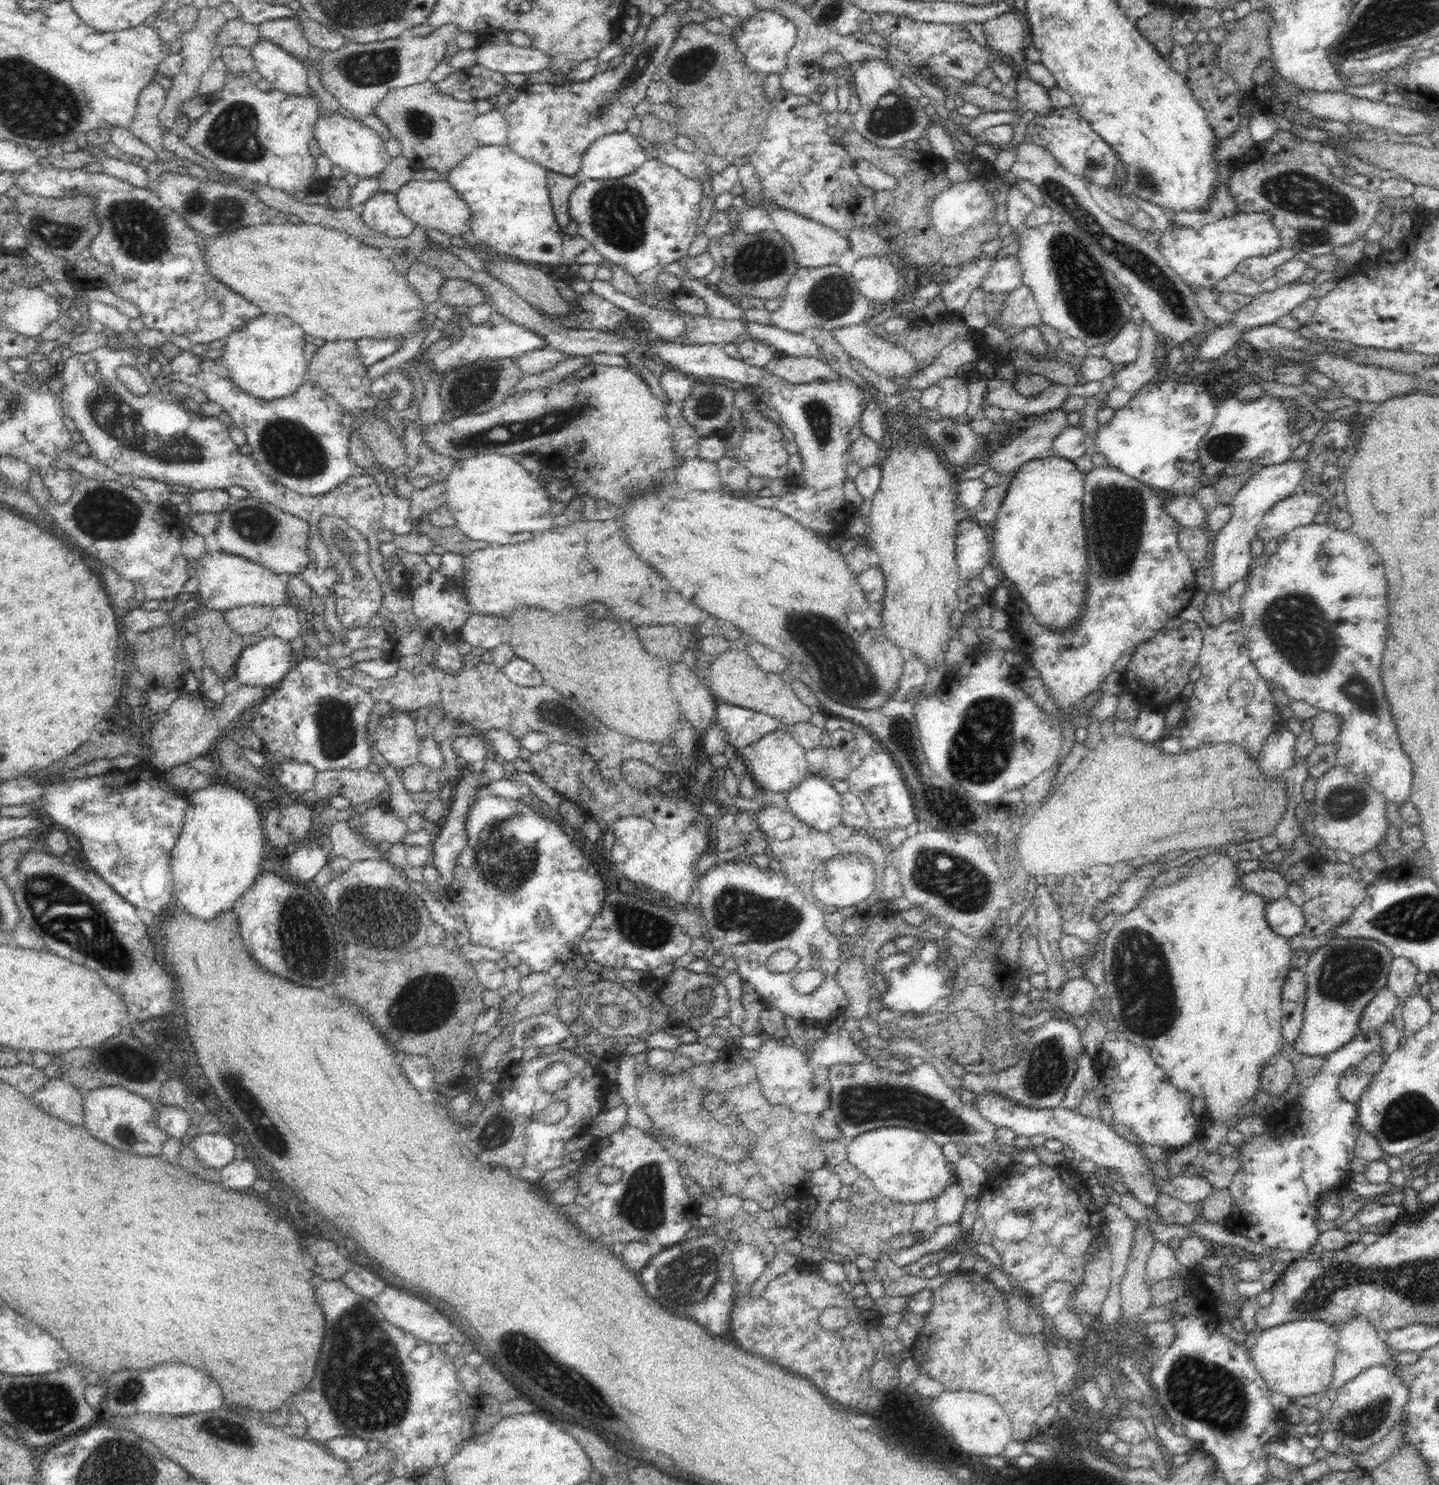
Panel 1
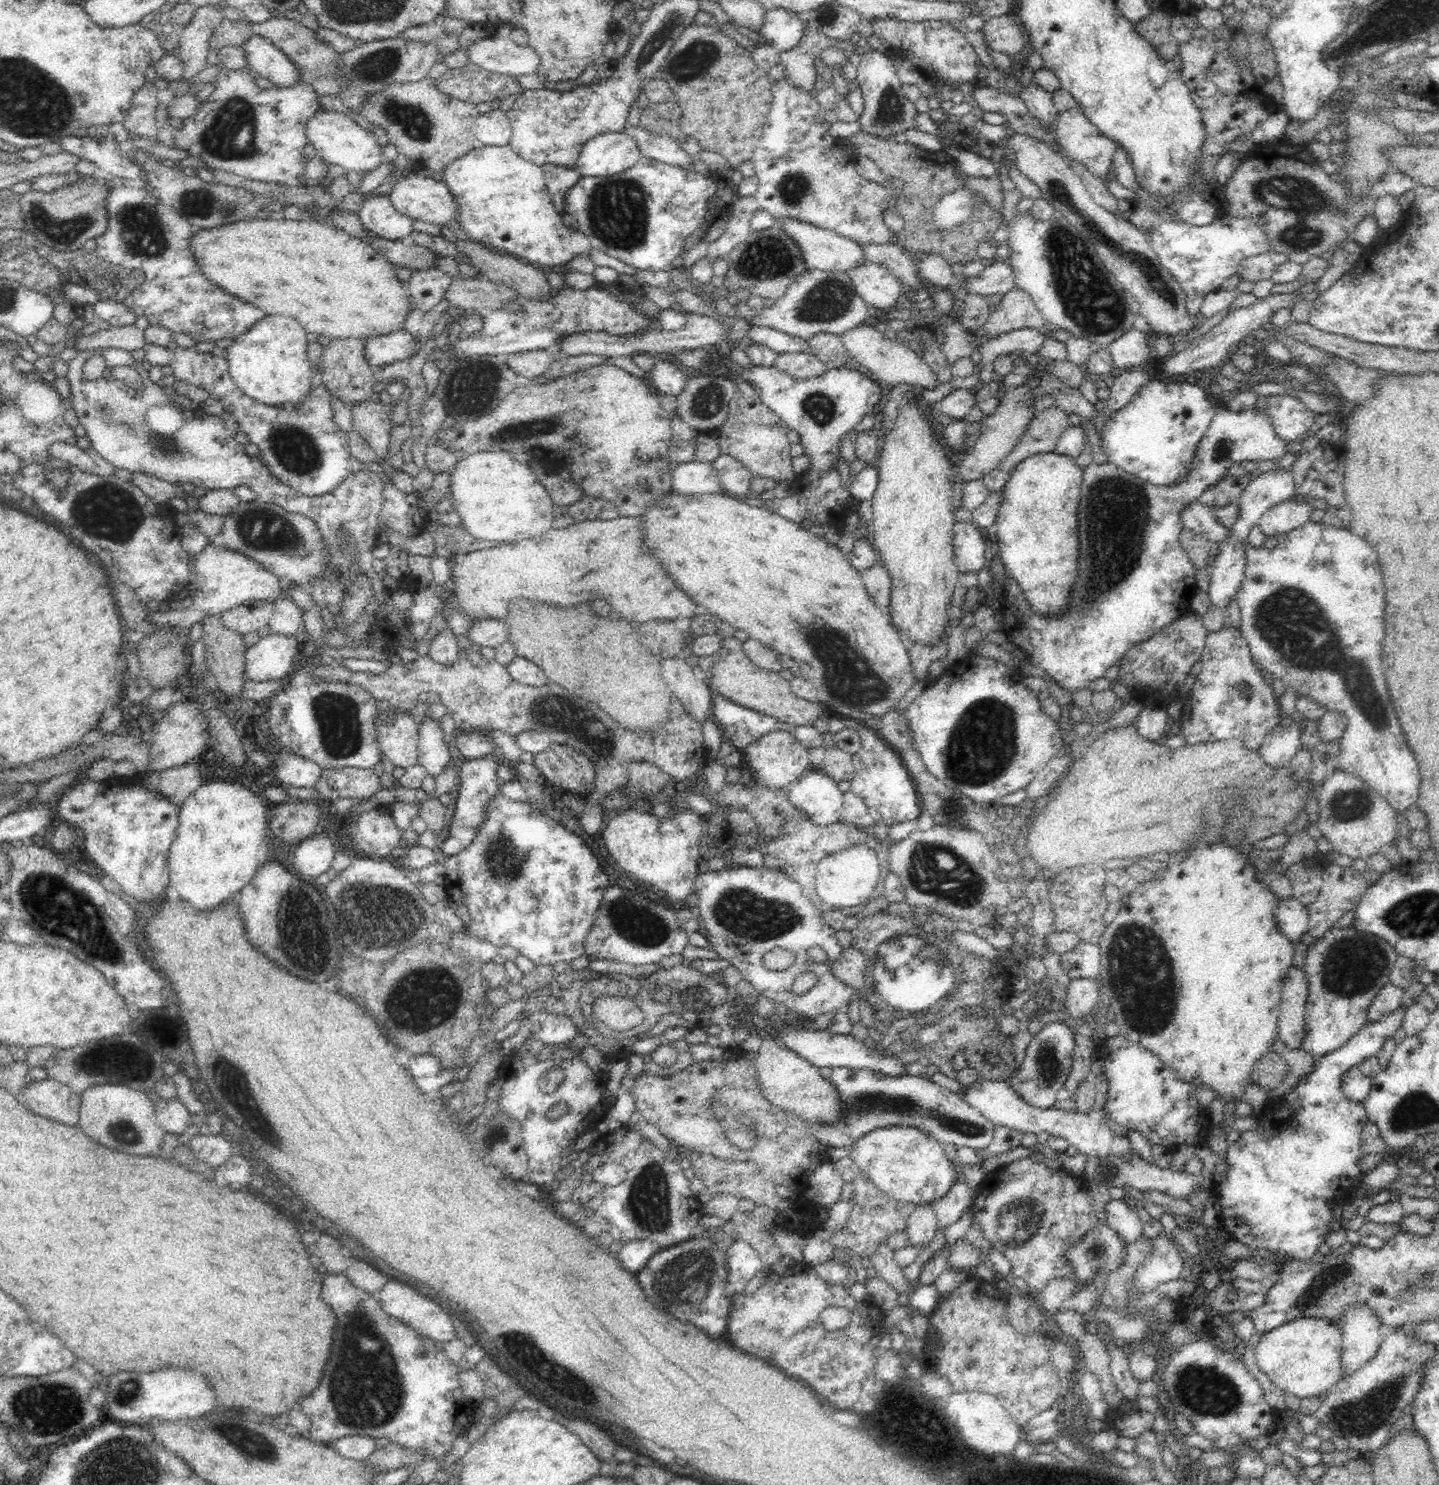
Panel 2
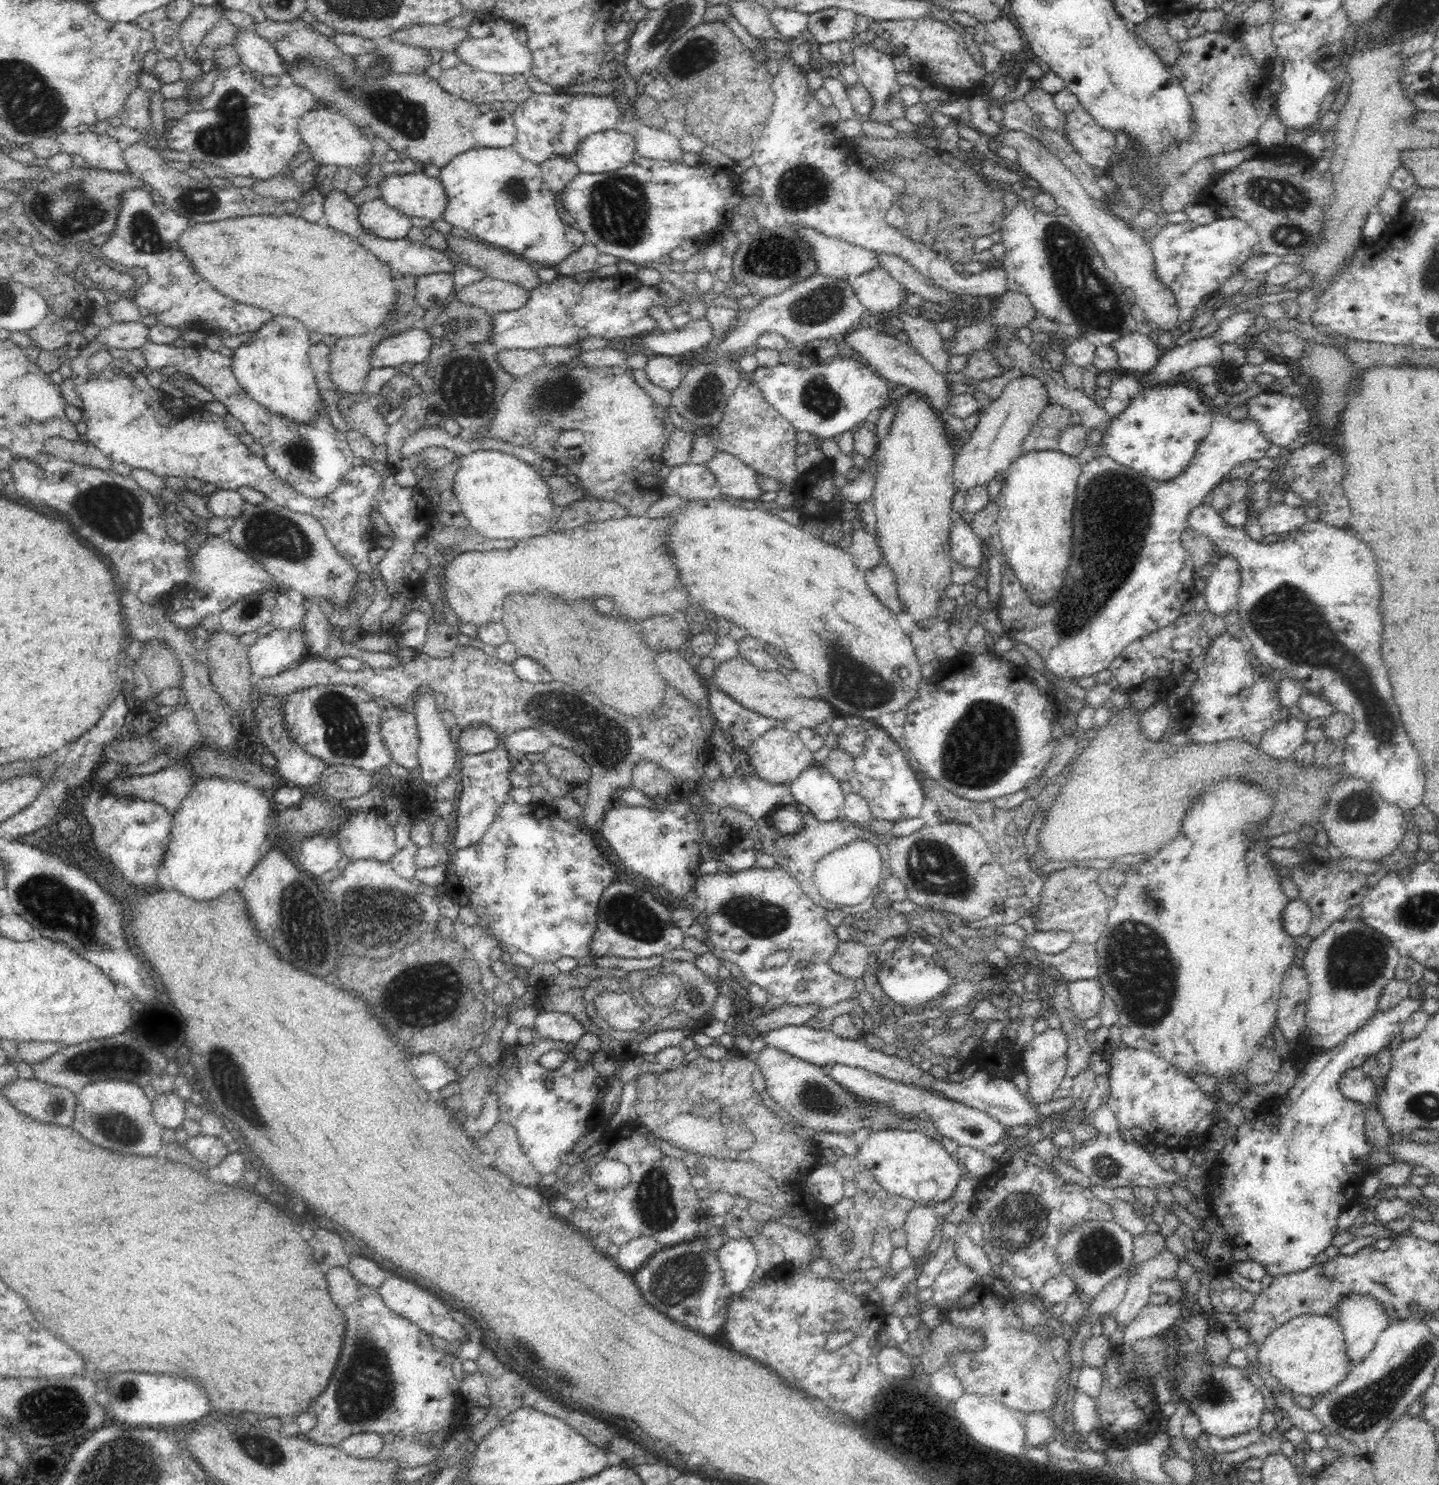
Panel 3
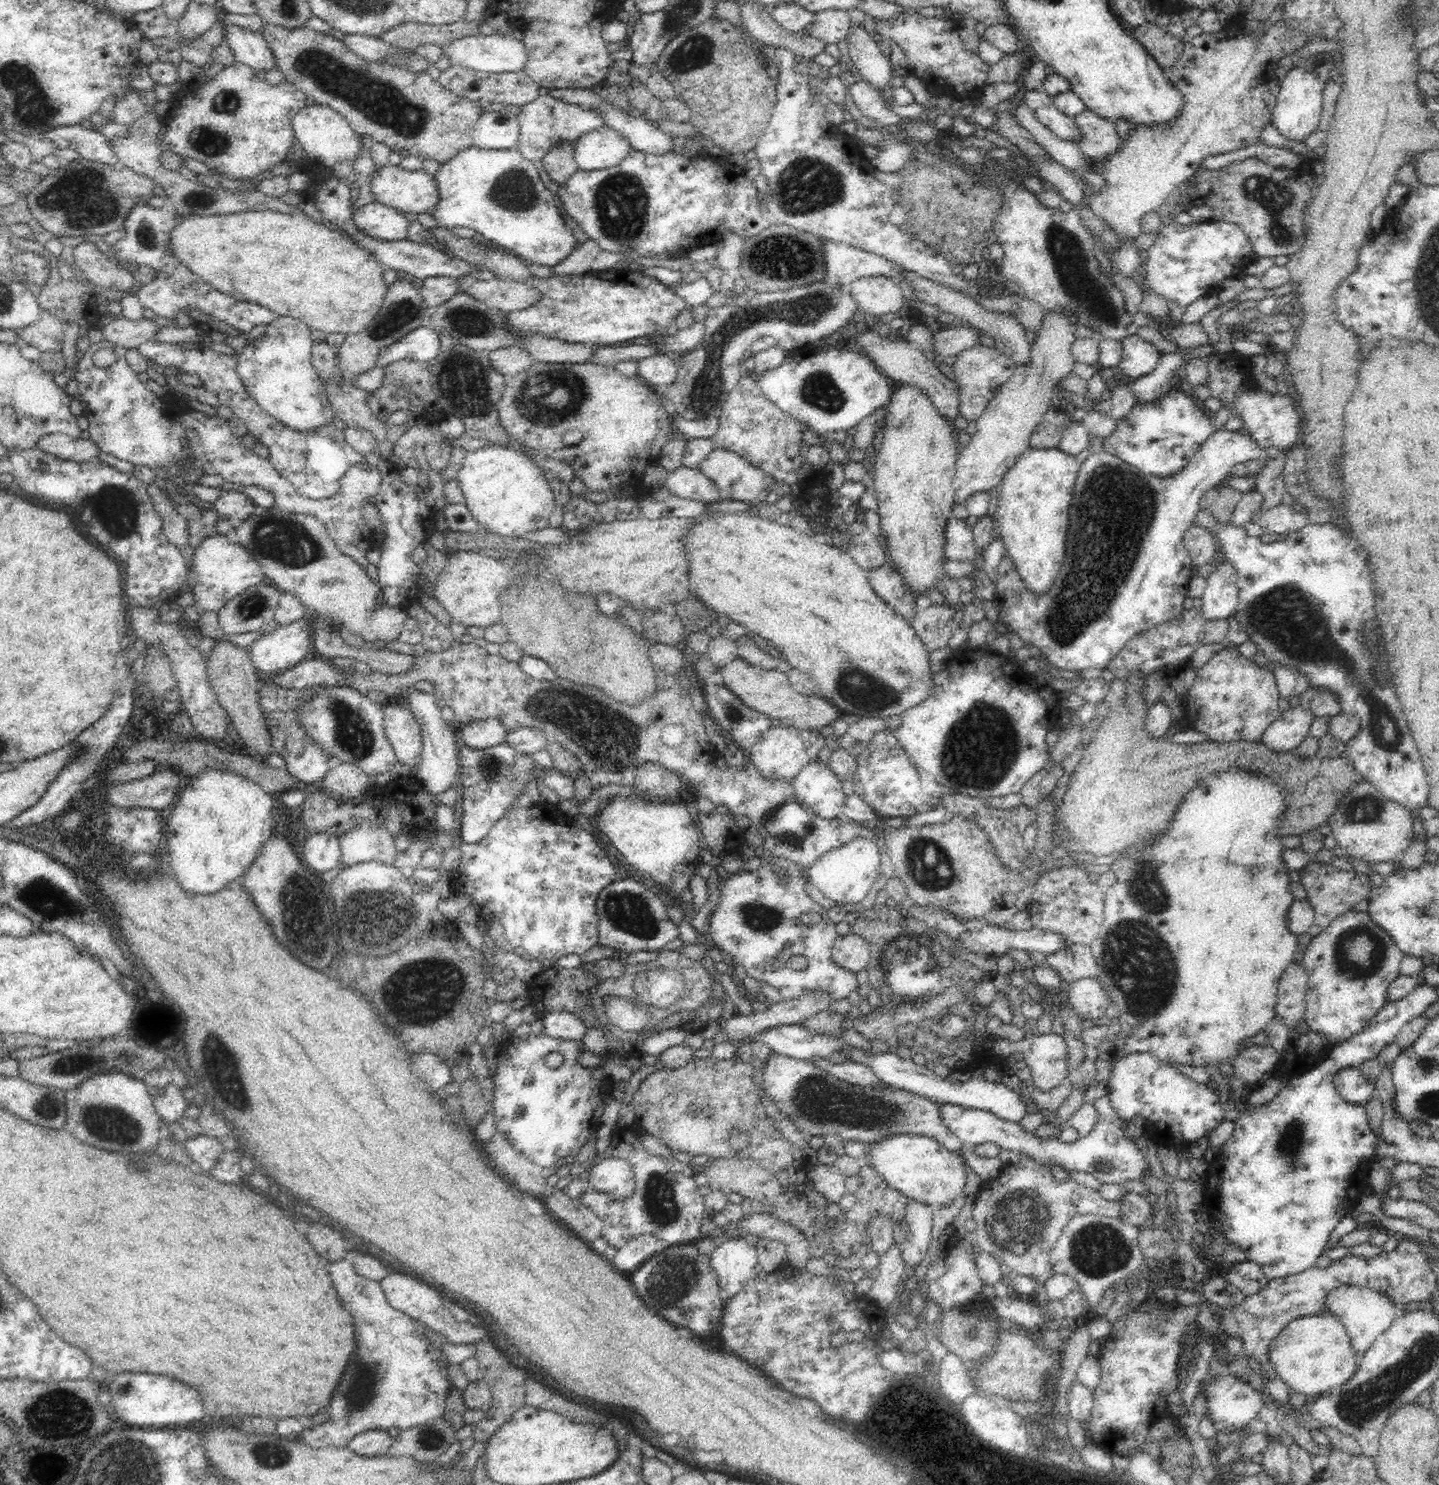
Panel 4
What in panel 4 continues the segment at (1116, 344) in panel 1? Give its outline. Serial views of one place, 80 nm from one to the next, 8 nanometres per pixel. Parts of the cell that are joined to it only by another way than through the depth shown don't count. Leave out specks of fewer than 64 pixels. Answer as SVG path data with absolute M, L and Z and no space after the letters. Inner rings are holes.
M1138 334L1122 339L1122 358L1119 363L1118 372L1121 378L1126 380L1136 380L1154 372L1158 366L1162 354L1154 344L1142 340Z

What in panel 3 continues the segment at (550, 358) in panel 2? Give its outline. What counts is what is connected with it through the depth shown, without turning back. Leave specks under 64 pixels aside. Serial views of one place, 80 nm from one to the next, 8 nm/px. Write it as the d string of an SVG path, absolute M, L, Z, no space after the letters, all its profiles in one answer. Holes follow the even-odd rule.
M536 349L498 351L498 363L514 378L524 377L545 366L544 356Z

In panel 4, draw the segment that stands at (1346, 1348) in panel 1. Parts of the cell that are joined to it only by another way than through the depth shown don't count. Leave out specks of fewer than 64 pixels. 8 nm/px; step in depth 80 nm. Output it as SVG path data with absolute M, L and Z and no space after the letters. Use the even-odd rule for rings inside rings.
M1343 1285L1336 1288L1326 1298L1326 1311L1341 1321L1346 1333L1351 1337L1351 1348L1360 1357L1369 1350L1378 1336L1390 1328L1394 1320L1401 1314L1401 1311L1388 1296L1373 1289L1356 1285Z

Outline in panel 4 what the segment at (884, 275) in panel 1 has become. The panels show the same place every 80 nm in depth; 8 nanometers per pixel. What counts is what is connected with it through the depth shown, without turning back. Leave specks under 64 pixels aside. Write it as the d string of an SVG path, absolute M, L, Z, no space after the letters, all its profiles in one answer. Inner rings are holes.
M871 276L857 280L848 290L858 306L871 316L898 312L906 301L900 287L886 276Z

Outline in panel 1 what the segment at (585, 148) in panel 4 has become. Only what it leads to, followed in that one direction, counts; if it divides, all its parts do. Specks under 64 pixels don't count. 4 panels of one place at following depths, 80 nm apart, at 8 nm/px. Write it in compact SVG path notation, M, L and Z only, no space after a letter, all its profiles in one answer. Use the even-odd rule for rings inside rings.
M628 131L606 134L584 152L581 170L576 178L579 182L586 179L622 178L640 168L647 159L645 145Z

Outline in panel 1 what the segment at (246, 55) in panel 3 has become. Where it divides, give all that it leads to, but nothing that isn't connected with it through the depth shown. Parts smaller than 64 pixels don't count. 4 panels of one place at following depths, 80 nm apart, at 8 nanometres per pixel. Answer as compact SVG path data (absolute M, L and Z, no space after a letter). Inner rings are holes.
M262 38L250 48L250 53L254 57L255 70L261 74L261 78L270 82L274 90L298 96L313 92L302 61L282 47Z

